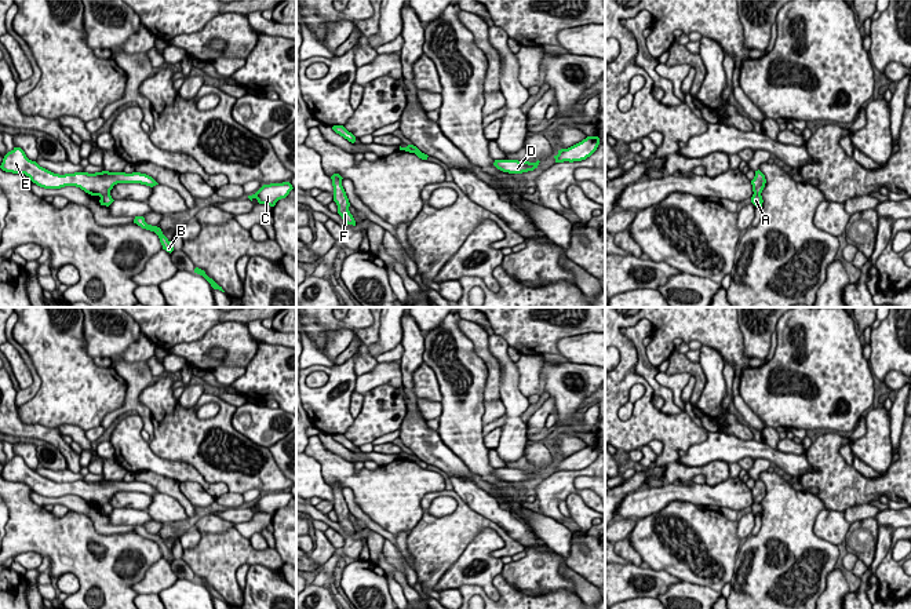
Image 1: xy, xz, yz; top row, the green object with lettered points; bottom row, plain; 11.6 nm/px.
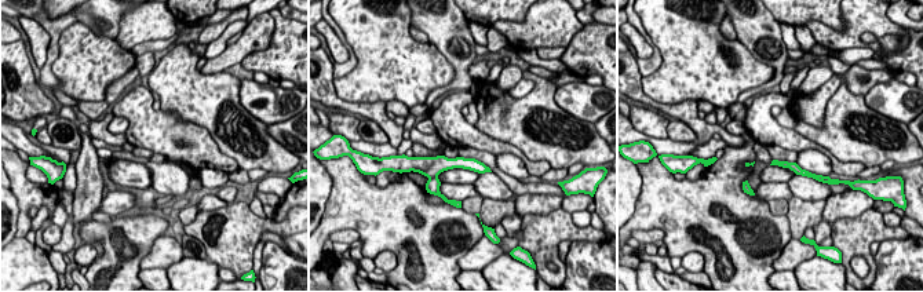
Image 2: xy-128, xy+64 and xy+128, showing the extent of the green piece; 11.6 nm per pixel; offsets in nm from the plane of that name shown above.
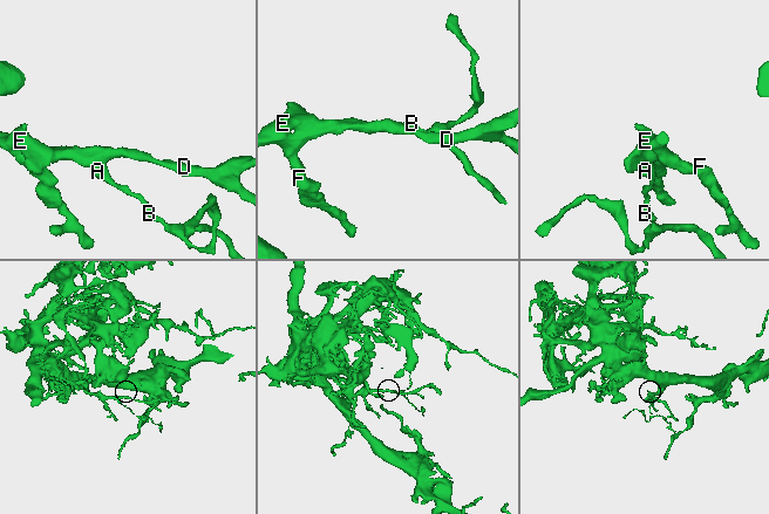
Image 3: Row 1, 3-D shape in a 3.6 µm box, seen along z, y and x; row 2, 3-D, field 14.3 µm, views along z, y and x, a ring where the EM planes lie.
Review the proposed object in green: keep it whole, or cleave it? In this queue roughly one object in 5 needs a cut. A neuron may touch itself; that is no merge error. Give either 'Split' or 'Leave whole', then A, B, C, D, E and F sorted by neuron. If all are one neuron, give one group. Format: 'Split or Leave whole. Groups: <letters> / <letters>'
Leave whole. Groups: A B C D E F

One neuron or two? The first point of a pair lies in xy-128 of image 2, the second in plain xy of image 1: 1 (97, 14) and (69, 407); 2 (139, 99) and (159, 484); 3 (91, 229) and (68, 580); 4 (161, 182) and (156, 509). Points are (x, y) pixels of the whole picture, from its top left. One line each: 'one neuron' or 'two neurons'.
1: two neurons
2: two neurons
3: two neurons
4: one neuron

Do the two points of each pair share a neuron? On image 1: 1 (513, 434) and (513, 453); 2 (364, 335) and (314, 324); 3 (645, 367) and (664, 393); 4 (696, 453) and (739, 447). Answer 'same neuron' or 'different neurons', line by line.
1: same neuron
2: different neurons
3: same neuron
4: same neuron

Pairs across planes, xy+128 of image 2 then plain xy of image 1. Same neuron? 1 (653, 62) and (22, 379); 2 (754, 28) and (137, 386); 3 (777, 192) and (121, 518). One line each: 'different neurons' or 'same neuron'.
1: different neurons
2: same neuron
3: same neuron

